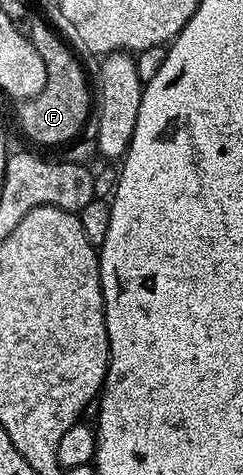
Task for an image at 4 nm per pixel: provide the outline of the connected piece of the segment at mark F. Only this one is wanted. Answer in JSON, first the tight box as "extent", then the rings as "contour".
{"extent":[17,18,91,145],"contour":[[[35,18],[29,40],[35,46],[39,58],[43,58],[47,78],[43,82],[41,94],[20,101],[21,109],[17,112],[17,120],[21,123],[22,130],[37,144],[68,145],[82,135],[85,120],[91,113],[89,80],[85,77],[85,68],[77,61],[78,53],[48,19]]]}

